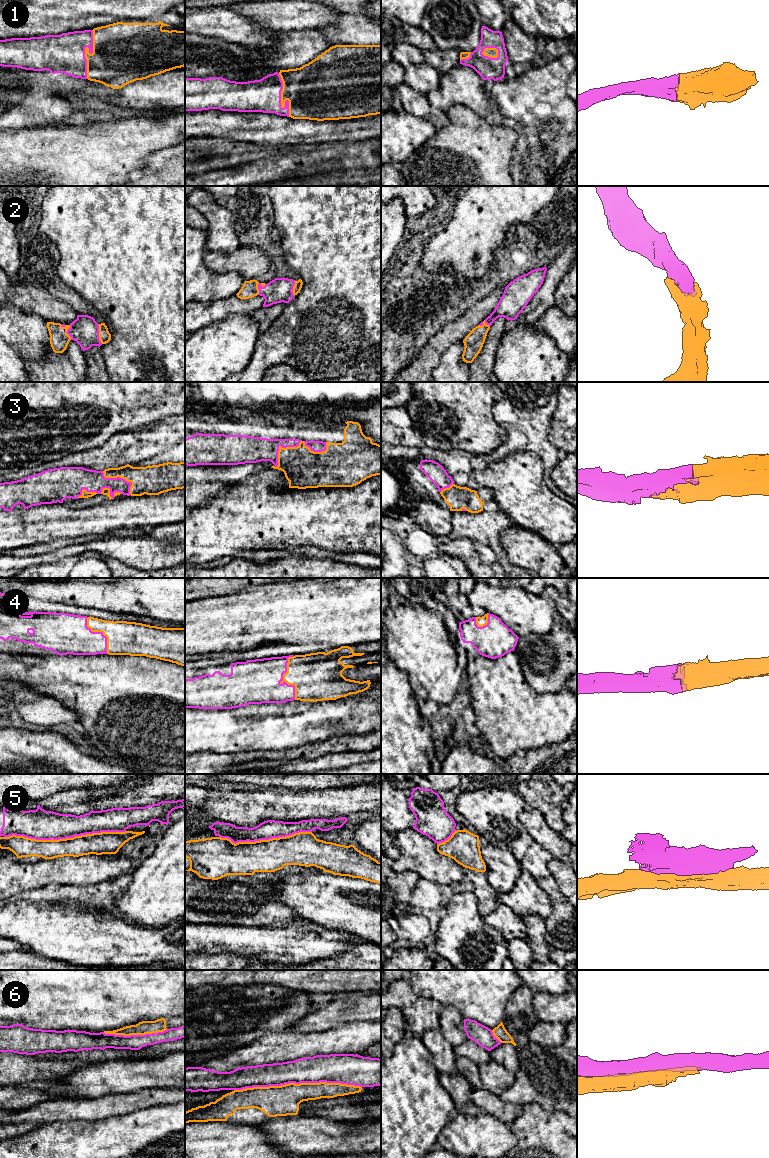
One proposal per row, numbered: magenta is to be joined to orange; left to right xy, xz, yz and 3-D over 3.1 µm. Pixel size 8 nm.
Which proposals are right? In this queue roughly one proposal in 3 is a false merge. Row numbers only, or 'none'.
1, 2, 3, 4

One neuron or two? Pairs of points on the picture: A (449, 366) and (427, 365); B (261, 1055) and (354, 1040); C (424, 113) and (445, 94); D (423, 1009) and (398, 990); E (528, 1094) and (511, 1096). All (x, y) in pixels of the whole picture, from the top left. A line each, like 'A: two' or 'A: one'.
A: two
B: one
C: two
D: one
E: one

